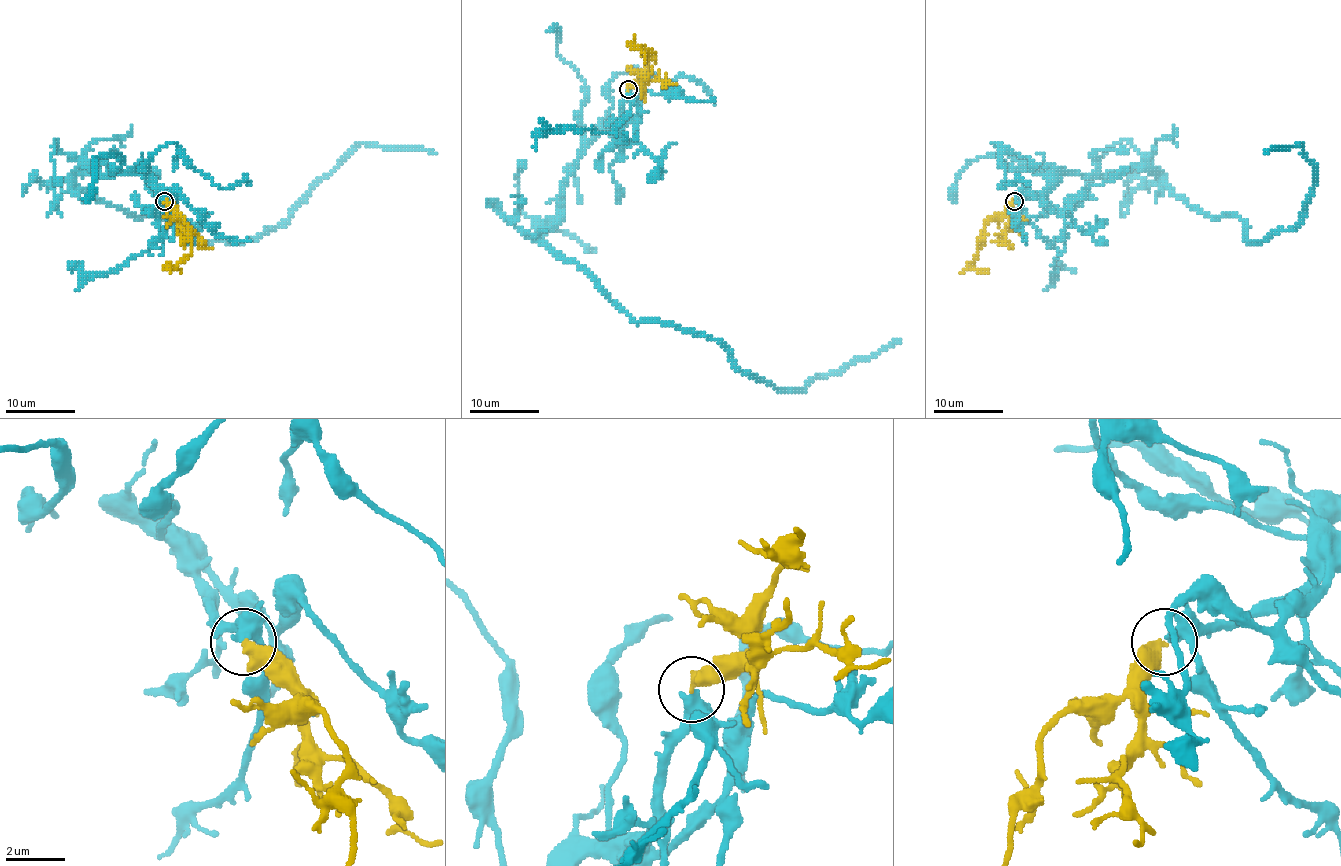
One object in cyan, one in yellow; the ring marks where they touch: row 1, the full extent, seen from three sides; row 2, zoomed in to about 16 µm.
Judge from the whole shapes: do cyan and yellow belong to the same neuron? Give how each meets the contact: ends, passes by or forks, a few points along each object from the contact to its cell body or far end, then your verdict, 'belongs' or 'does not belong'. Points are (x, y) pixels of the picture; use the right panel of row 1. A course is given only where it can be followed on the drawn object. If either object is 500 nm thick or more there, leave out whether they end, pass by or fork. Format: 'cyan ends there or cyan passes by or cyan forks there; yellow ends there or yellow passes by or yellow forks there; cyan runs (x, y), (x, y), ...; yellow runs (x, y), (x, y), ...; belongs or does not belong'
cyan passes by; yellow ends there; cyan runs (1015, 201), (1057, 172), (1158, 170), (1185, 203), (1264, 240), (1290, 231), (1316, 186), (1300, 144), (1265, 154); yellow runs (1015, 201), (985, 224), (985, 237), (978, 244), (973, 266), (982, 272), (987, 270); belongs

